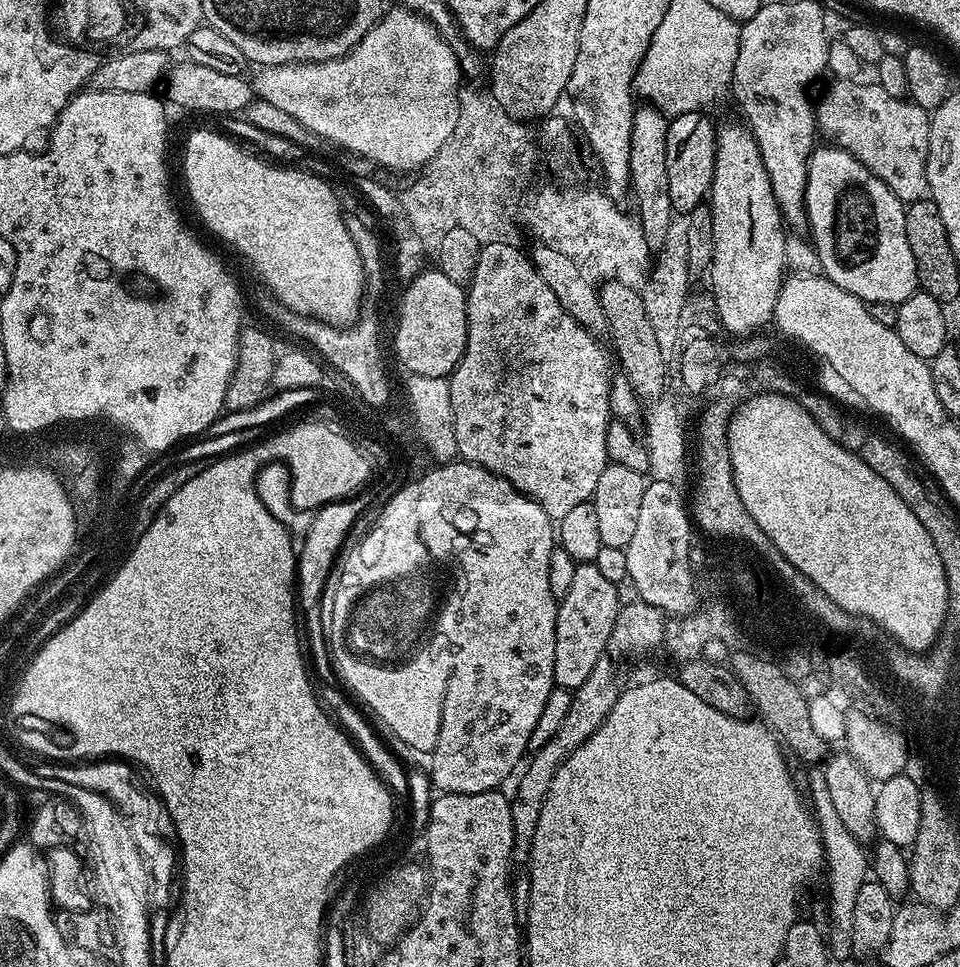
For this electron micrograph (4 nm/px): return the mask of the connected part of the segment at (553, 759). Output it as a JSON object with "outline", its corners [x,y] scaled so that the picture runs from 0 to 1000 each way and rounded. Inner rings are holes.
{"outline":[[[669,619],[647,628],[644,639],[640,643],[640,651],[635,651],[635,664],[629,673],[630,678],[623,680],[623,689],[615,693],[615,701],[610,701],[610,705],[606,705],[606,709],[596,716],[594,735],[590,737],[585,751],[581,751],[581,759],[577,759],[577,763],[573,763],[569,771],[557,775],[553,779],[554,787],[552,782],[549,789],[545,791],[541,799],[542,808],[538,811],[538,820],[532,820],[531,823],[533,829],[531,850],[535,852],[533,884],[539,890],[549,890],[556,858],[560,858],[560,842],[565,838],[565,829],[569,829],[569,817],[573,817],[573,809],[581,792],[585,792],[592,781],[602,776],[602,771],[606,771],[606,767],[610,767],[610,763],[618,761],[623,751],[631,747],[640,726],[646,721],[647,713],[642,711],[642,687],[638,683],[658,683],[661,678],[671,678],[674,674],[681,673],[683,669],[688,670],[694,655],[692,641],[694,642],[693,633],[685,631],[685,627],[677,627]]]}

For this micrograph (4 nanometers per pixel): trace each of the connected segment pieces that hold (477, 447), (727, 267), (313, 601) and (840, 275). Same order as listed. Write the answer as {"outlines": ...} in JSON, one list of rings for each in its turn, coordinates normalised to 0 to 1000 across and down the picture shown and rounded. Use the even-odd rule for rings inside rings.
{"outlines":[[[[505,252],[498,263],[498,275],[494,279],[494,287],[491,294],[486,295],[485,305],[488,308],[488,344],[485,345],[485,362],[481,366],[481,370],[477,374],[477,378],[471,385],[467,398],[469,399],[469,420],[473,420],[473,453],[477,453],[477,472],[480,477],[497,480],[506,486],[510,486],[515,490],[519,490],[523,494],[527,494],[527,498],[531,498],[546,513],[551,513],[556,519],[560,519],[560,523],[565,523],[565,527],[569,527],[569,532],[576,538],[582,540],[585,536],[590,536],[592,531],[598,523],[606,523],[614,520],[619,511],[619,503],[623,503],[623,494],[627,494],[627,486],[633,481],[634,474],[631,469],[631,445],[634,436],[638,435],[639,428],[635,424],[635,403],[638,402],[638,394],[635,392],[635,384],[633,385],[633,368],[635,372],[635,364],[632,359],[629,360],[624,356],[622,349],[614,343],[611,339],[607,339],[602,333],[598,333],[598,329],[594,329],[594,325],[590,325],[590,321],[585,321],[585,312],[581,312],[581,308],[577,308],[577,300],[573,300],[573,296],[569,296],[569,292],[565,292],[565,287],[560,283],[558,276],[554,274],[553,268],[549,264],[542,262],[543,257],[535,252]]],[[[778,127],[750,128],[746,139],[746,162],[744,184],[740,200],[743,223],[743,267],[740,282],[746,293],[746,311],[754,335],[767,343],[779,343],[779,339],[795,340],[796,335],[805,334],[804,326],[810,312],[810,304],[819,289],[817,272],[817,246],[819,233],[813,221],[813,214],[804,200],[802,184]]],[[[381,507],[372,508],[370,511],[357,516],[339,520],[328,526],[325,539],[321,542],[321,551],[317,559],[310,563],[310,578],[308,580],[308,598],[310,601],[310,629],[315,634],[315,645],[321,648],[319,654],[319,670],[323,675],[323,687],[333,699],[346,699],[346,686],[342,680],[340,660],[336,658],[335,635],[333,624],[336,618],[336,608],[341,604],[342,596],[350,583],[352,574],[358,564],[363,551],[359,547],[367,543],[367,535],[373,534],[373,529],[379,529],[378,523],[383,521],[386,514]],[[325,673],[325,674],[324,674]],[[329,690],[329,691],[328,691]]],[[[870,151],[858,152],[863,153],[847,153],[840,184],[841,239],[846,240],[844,249],[854,268],[855,282],[903,315],[923,312],[935,316],[956,298],[952,263],[944,250],[943,212],[894,163]]]]}

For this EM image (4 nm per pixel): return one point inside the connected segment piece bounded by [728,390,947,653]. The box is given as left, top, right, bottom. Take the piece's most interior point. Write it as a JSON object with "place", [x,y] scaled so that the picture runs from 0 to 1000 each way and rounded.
{"place":[868,537]}

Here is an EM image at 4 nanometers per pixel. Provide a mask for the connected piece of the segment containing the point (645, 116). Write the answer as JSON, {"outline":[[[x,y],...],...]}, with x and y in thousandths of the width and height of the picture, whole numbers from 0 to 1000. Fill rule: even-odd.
{"outline":[[[667,110],[658,118],[656,139],[656,195],[657,206],[663,207],[661,222],[665,224],[677,256],[688,255],[698,247],[701,239],[702,216],[698,209],[698,180],[694,180],[694,143],[696,142],[697,121],[678,110]]]}

